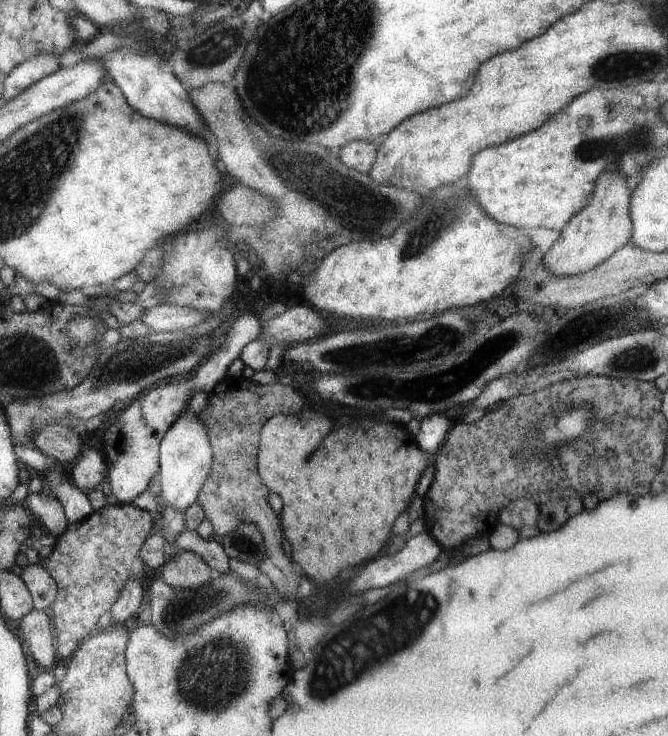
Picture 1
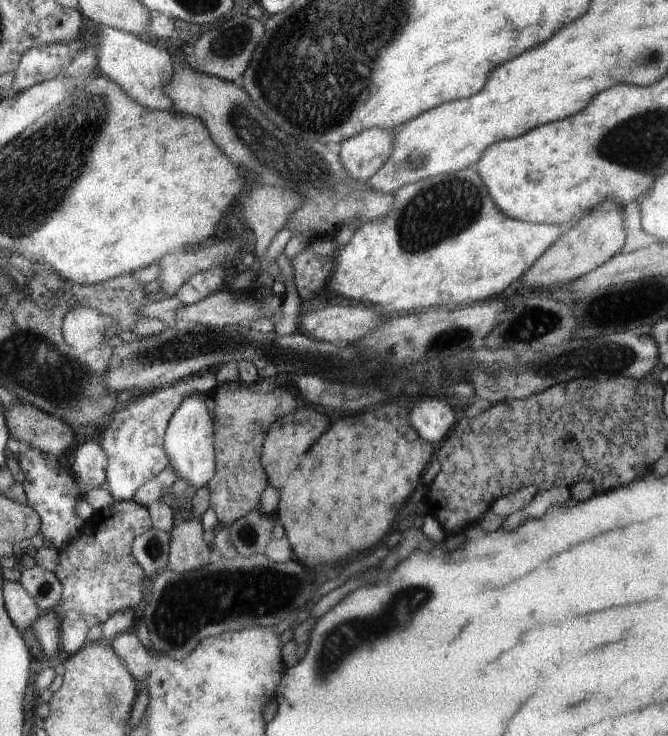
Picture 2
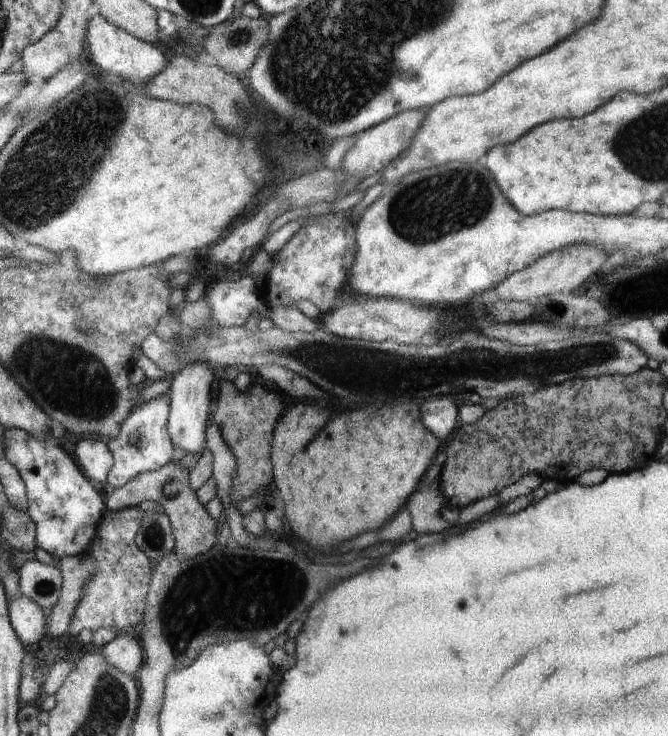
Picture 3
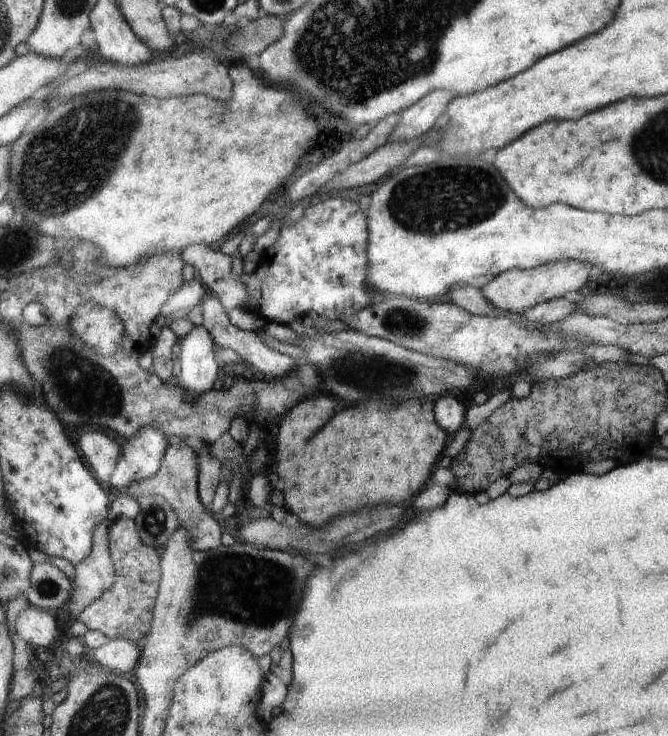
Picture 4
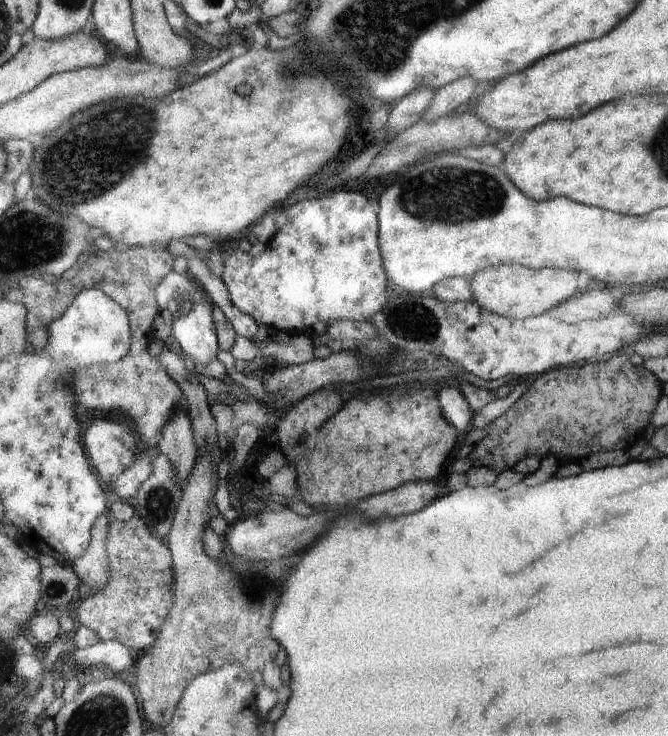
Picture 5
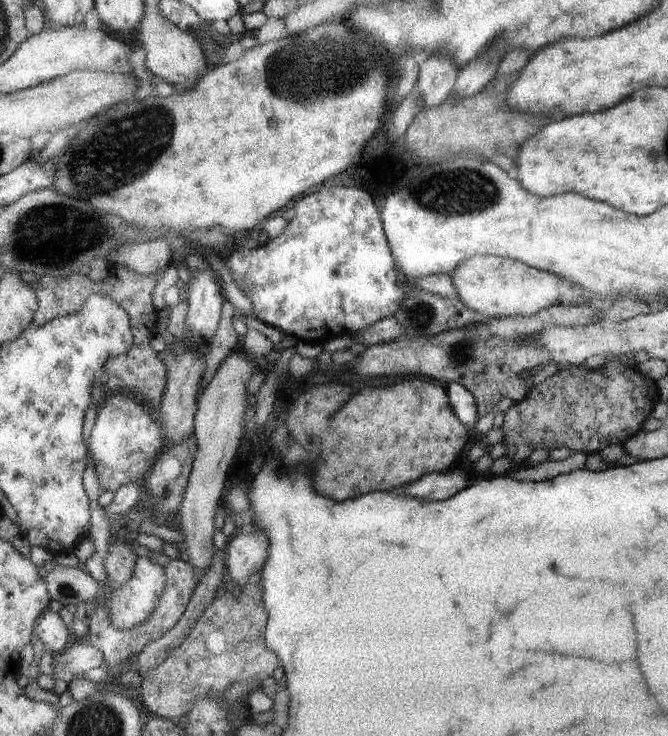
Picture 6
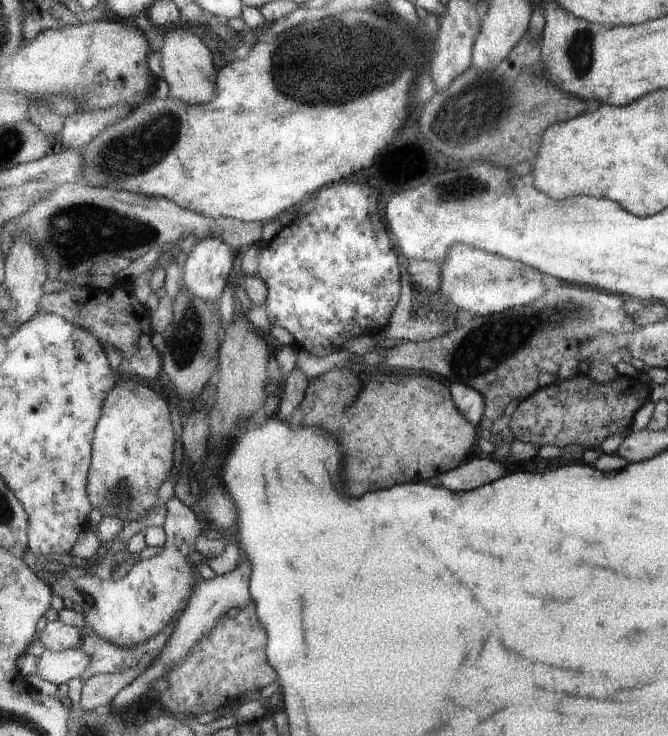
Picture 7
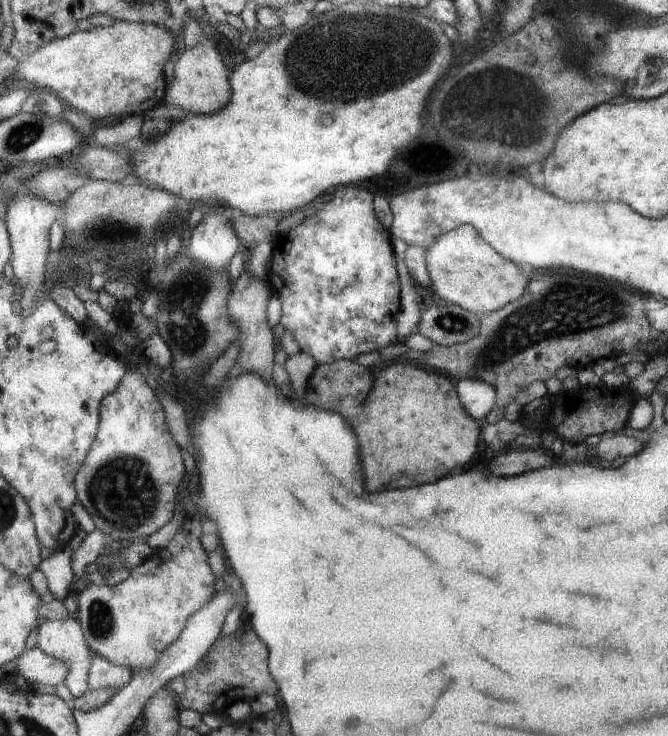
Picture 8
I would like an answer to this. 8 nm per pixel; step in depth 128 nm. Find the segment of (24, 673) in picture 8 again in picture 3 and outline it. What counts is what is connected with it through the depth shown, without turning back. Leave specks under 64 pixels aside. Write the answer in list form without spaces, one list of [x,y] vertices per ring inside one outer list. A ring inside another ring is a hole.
[[[121,633],[115,637],[115,640],[112,640],[102,648],[101,654],[103,654],[103,656],[120,671],[131,673],[141,666],[138,655],[138,651],[140,650],[144,650],[144,647],[141,648],[141,644],[139,644],[131,634]]]

